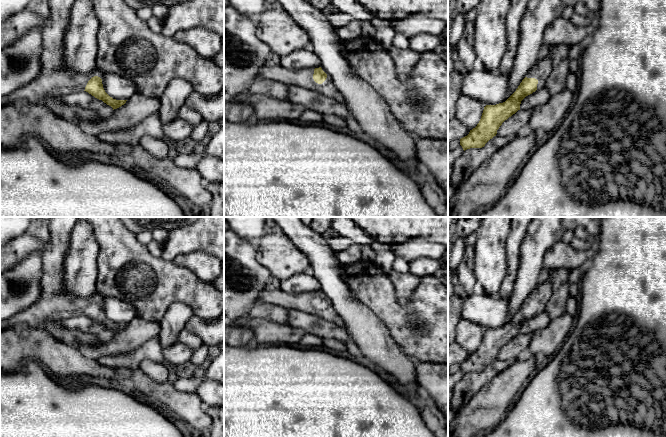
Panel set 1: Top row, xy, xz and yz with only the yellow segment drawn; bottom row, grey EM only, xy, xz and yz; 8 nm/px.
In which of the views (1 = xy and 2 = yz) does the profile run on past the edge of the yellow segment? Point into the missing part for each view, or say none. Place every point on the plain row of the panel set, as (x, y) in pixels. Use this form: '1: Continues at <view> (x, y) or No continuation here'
1: Continues at xy (55, 307)
2: Continues at yz (541, 293)

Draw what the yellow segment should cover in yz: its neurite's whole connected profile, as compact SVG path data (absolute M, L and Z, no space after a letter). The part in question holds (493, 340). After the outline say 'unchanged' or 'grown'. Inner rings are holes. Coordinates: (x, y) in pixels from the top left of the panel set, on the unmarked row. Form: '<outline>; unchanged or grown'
M546 280L539 283L527 300L522 304L516 315L503 327L486 329L477 350L469 358L460 363L463 374L482 372L497 358L502 347L520 334L521 325L536 314L545 311L551 295L551 283Z; grown

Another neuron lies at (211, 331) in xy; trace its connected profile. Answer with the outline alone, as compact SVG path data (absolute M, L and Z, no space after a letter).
M224 311L215 319L189 318L185 329L198 336L207 347L224 346Z

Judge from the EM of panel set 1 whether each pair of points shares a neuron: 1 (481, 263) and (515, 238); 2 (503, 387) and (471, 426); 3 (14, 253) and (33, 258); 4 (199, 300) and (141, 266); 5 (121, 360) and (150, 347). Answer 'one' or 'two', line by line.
1: two
2: one
3: two
4: one
5: one

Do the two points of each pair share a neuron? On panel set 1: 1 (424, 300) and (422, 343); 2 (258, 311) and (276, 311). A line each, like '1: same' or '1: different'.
1: same
2: same

